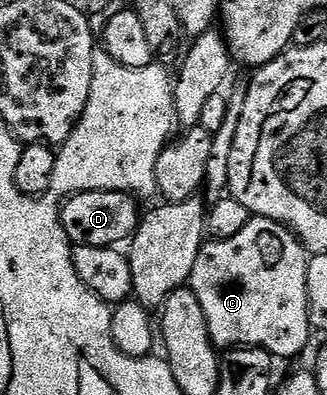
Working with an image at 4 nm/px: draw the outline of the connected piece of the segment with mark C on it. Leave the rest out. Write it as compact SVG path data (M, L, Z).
M254 215L246 219L243 230L235 238L210 239L202 243L199 258L195 258L193 273L189 275L188 287L192 288L203 314L207 318L209 337L221 350L238 346L262 348L274 358L297 356L309 344L311 329L307 310L307 266L309 256L295 233L277 220Z

